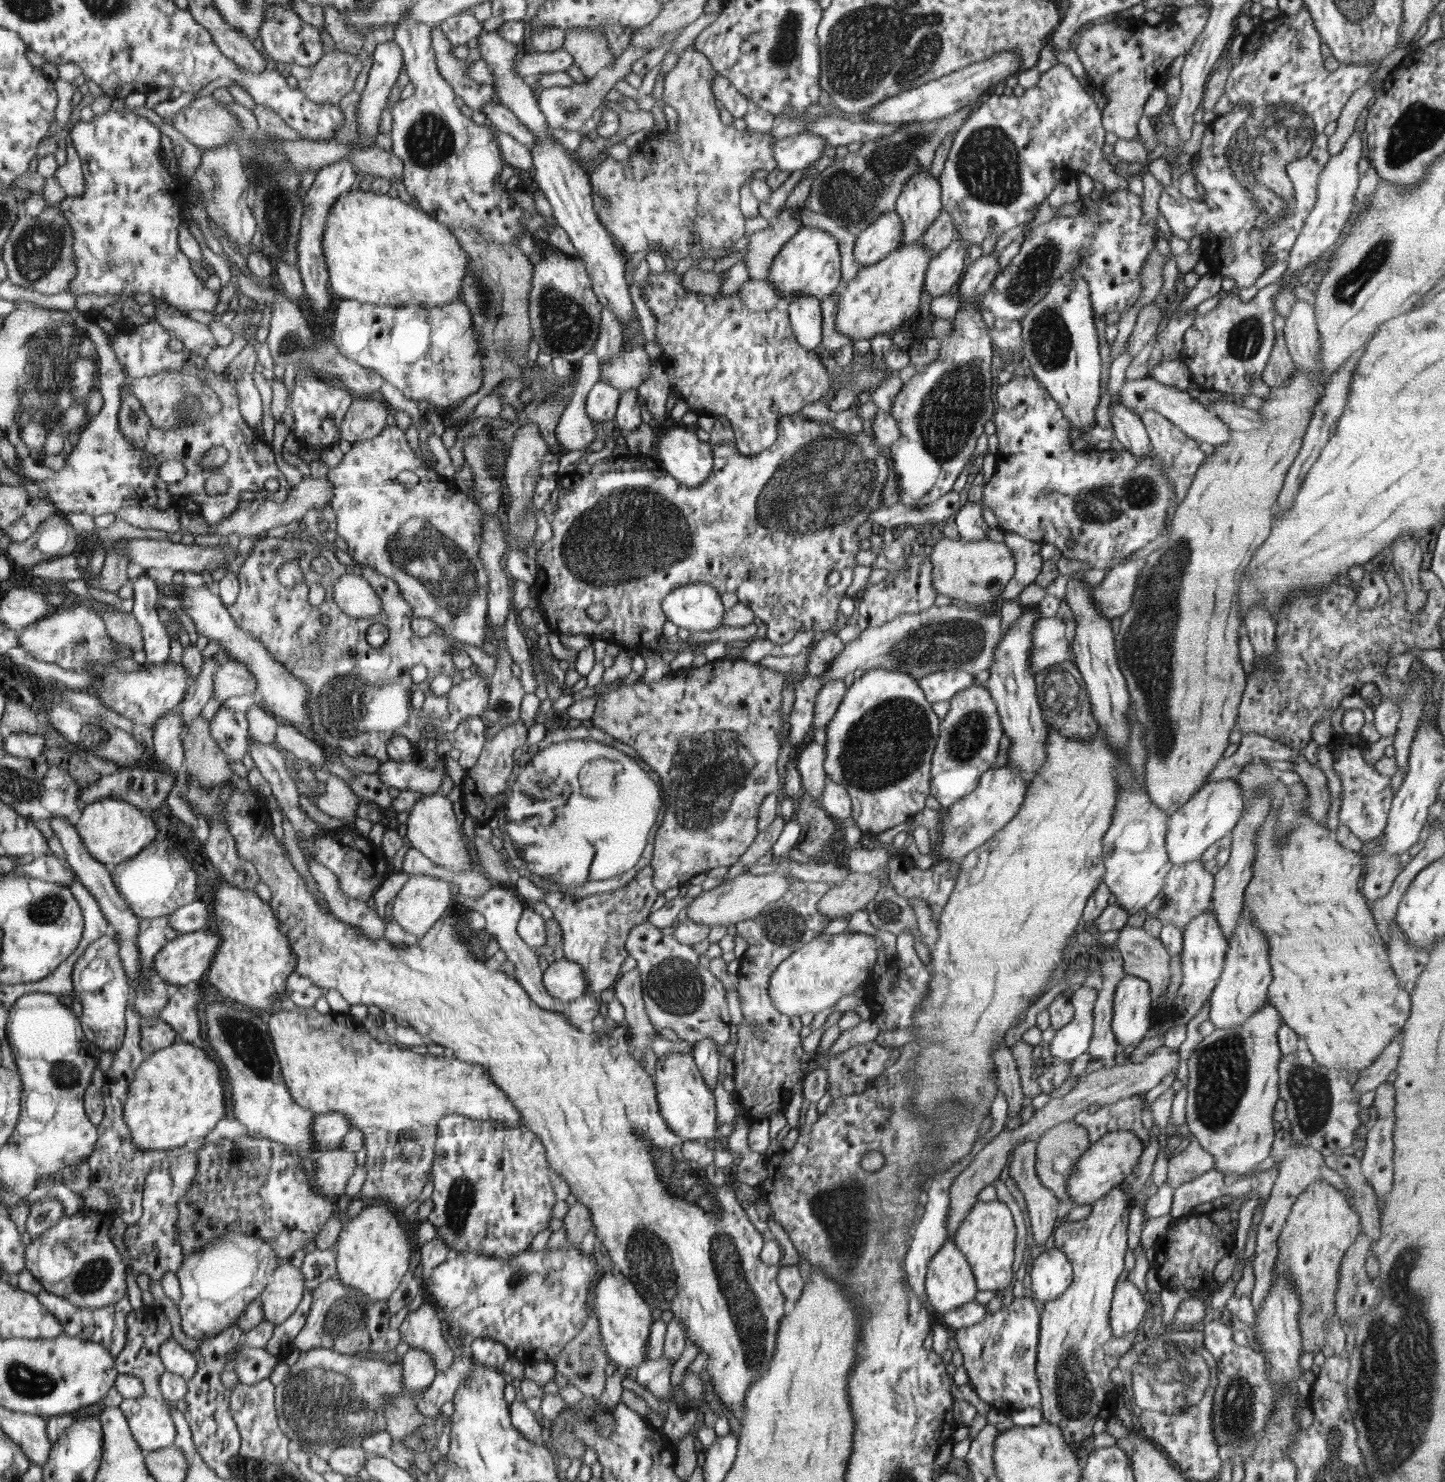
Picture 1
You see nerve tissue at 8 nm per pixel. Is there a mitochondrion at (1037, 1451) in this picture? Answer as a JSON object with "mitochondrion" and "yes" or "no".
{"mitochondrion":"no"}

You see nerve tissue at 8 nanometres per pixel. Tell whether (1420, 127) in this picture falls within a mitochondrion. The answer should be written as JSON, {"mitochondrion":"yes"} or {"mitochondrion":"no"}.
{"mitochondrion":"yes"}

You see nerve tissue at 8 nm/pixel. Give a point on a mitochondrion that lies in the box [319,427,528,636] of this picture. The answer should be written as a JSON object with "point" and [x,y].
{"point":[448,575]}

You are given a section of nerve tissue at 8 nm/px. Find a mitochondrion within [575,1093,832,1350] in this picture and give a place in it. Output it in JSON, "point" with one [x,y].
{"point":[649,1257]}

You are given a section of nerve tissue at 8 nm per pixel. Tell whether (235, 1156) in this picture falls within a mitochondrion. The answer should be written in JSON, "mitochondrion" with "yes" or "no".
{"mitochondrion":"yes"}

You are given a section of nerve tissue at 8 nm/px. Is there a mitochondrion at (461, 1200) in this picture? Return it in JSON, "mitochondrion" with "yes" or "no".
{"mitochondrion":"yes"}

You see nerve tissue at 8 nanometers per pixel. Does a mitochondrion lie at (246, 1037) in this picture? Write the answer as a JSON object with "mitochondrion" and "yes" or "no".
{"mitochondrion":"yes"}

